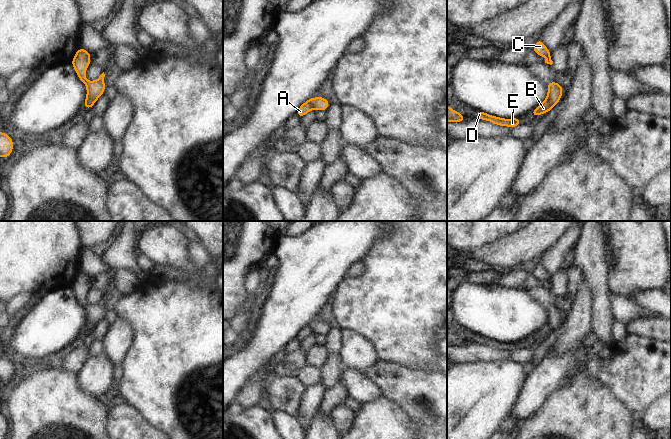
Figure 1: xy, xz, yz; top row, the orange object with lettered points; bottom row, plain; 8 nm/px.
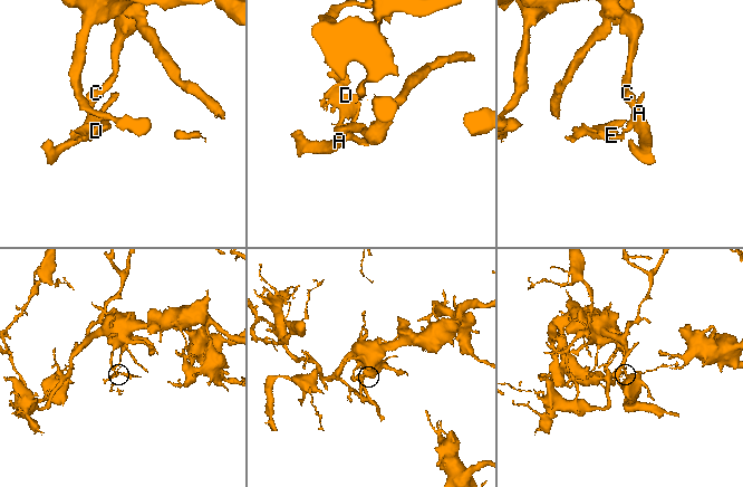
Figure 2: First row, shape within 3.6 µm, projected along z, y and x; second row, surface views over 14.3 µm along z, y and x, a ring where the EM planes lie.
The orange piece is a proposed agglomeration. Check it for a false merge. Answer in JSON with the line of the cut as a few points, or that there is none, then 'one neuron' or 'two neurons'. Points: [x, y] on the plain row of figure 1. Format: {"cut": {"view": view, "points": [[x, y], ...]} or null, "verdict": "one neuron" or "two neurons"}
{"cut": null, "verdict": "one neuron"}

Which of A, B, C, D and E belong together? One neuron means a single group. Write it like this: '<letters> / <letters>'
A B C D E

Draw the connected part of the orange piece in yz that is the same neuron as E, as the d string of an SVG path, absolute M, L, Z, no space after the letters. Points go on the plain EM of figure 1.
M477 334L477 344L486 344L498 350L507 350L507 351L513 351L513 352L521 349L520 341L512 342L512 343L504 343L504 342L496 341L490 338L486 338L481 334Z

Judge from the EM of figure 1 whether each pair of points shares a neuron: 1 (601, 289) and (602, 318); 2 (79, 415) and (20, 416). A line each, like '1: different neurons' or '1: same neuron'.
1: same neuron
2: same neuron

